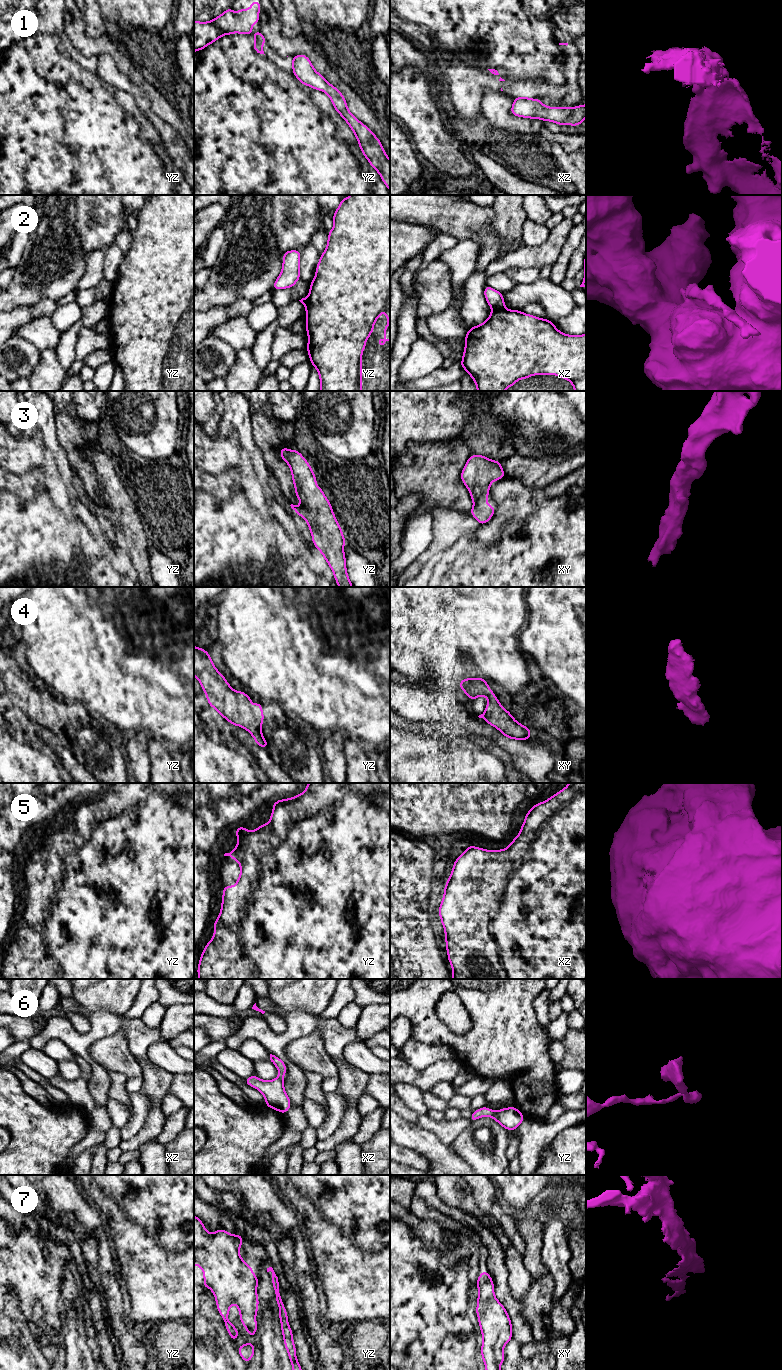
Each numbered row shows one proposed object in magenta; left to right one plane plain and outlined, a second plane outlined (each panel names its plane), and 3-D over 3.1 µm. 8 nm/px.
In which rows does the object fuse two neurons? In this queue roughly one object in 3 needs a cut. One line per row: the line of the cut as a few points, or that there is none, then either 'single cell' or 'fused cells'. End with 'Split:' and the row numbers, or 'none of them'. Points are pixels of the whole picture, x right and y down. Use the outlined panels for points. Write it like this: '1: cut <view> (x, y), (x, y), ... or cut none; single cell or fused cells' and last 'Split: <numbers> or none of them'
1: cut xz (514, 98), (530, 99); fused cells
2: cut xz (504, 308), (492, 310); fused cells
3: cut none; single cell
4: cut none; single cell
5: cut none; single cell
6: cut none; single cell
7: cut none; single cell
Split: 1, 2

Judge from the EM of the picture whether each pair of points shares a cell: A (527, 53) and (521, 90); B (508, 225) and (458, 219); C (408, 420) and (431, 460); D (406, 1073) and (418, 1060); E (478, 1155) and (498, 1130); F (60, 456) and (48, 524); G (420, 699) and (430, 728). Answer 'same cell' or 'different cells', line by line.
A: same cell
B: different cells
C: different cells
D: different cells
E: same cell
F: different cells
G: different cells

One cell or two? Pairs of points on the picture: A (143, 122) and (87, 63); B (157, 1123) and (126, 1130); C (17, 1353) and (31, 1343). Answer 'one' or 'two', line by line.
A: one
B: two
C: two

